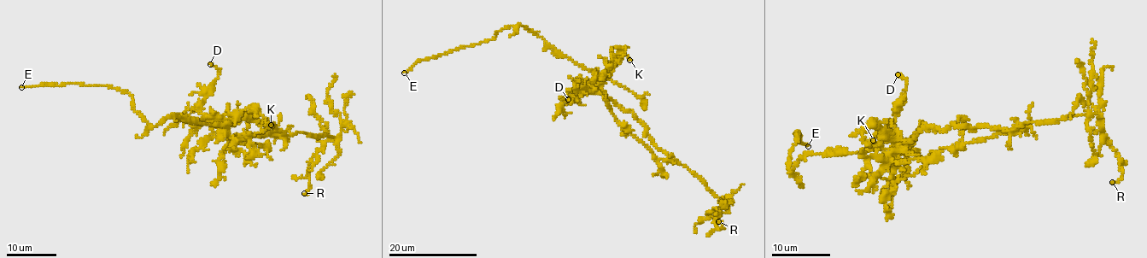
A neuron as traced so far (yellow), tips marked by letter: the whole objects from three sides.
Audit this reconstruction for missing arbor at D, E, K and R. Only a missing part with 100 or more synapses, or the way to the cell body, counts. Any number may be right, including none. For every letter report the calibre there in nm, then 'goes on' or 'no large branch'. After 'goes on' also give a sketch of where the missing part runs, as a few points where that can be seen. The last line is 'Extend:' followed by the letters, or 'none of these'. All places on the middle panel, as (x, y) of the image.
D: 160 nm | no large branch
E: 200 nm | goes on
K: 150 nm | no large branch
R: 220 nm | no large branch
Extend: E

